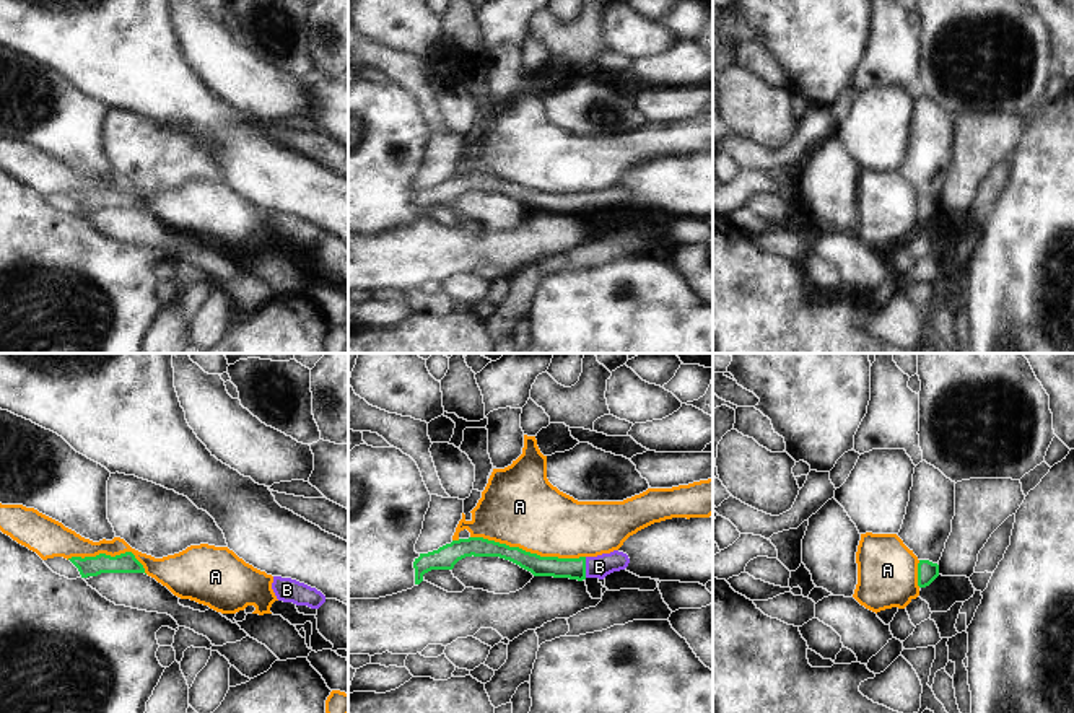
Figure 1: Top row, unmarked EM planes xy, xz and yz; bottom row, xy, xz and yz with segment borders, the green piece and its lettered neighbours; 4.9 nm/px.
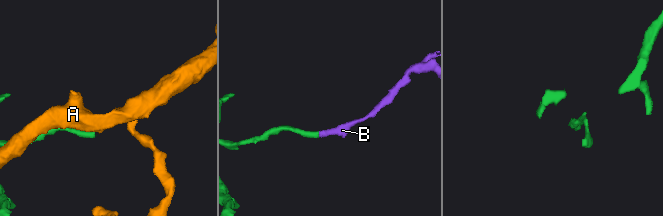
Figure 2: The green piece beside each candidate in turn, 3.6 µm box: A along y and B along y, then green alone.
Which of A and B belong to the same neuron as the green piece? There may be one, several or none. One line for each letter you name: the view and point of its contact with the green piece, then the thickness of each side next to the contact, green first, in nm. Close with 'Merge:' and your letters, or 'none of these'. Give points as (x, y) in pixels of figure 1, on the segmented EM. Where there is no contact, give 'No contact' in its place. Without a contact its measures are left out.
B: Touches green at xz (585, 567). Thickness 110 nm (green) against 110 nm
Merge: B

